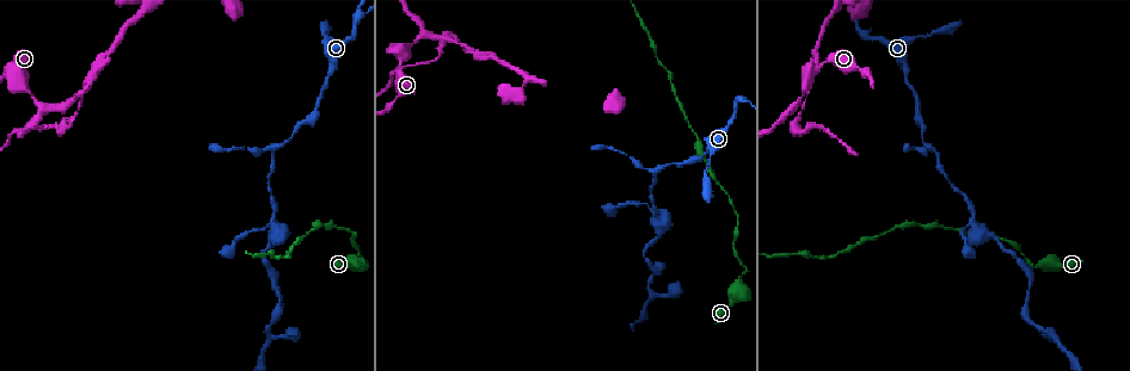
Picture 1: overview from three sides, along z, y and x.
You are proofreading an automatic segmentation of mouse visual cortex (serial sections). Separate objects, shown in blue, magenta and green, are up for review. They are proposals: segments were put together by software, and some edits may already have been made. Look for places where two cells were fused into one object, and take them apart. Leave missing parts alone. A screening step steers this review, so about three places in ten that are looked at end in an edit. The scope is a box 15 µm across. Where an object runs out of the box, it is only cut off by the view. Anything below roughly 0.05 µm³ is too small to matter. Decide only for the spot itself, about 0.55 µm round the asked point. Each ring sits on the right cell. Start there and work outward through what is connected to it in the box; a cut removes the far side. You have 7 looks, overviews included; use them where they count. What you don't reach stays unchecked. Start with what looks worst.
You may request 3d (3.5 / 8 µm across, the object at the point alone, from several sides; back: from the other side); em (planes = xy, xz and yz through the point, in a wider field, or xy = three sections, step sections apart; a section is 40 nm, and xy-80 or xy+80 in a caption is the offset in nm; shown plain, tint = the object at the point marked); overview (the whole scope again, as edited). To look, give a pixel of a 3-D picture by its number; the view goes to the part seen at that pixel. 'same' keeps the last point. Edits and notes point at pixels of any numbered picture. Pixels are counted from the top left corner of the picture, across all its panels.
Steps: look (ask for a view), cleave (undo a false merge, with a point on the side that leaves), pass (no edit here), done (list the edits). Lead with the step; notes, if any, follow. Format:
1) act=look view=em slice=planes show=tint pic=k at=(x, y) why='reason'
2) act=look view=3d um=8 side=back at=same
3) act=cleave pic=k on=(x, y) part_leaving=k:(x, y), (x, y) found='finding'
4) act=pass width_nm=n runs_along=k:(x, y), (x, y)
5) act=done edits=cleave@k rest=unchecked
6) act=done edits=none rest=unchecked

act=look view=3d um=3.5 pic=1 at=(272, 146) why='three arms meet'

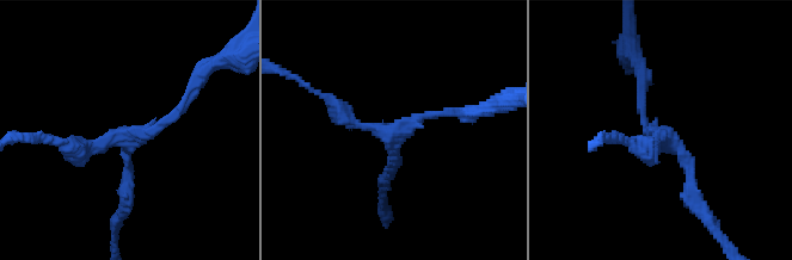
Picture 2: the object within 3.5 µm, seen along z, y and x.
act=look view=em slice=xy step=1 show=tint pic=2 at=(663, 140) arms=3 arm_widths_nm=150,200,250 why='need the tissue'

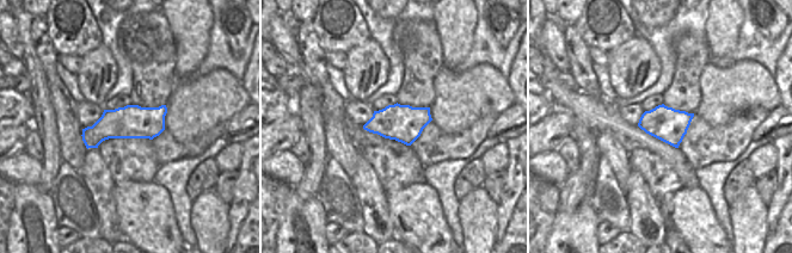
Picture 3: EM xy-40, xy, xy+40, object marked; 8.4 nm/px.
act=look view=em slice=xy step=5 show=tint at=same why='another direction'

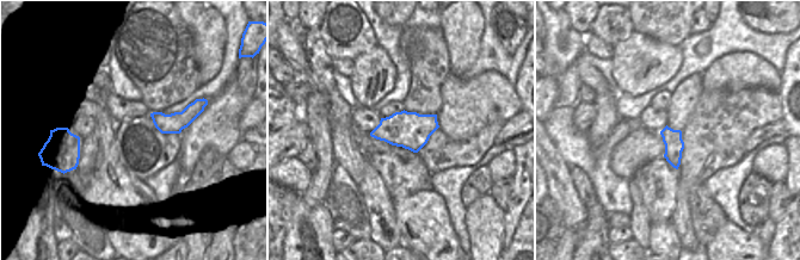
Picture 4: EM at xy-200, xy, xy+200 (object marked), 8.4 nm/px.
act=pass width_nm=320 runs_along=2:(186, 99), (124, 142), (124, 205) found='all the same cell'

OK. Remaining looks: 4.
act=look view=3d um=3.5 side=back pic=1 at=(275, 222) why='calibre changes'

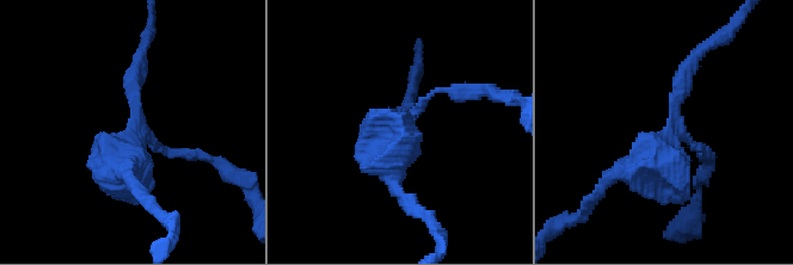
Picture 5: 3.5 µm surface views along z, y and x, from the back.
act=look view=em slice=xy step=2 show=tint pic=5 at=(673, 128) arms=3 arm_widths_nm=100,200,500

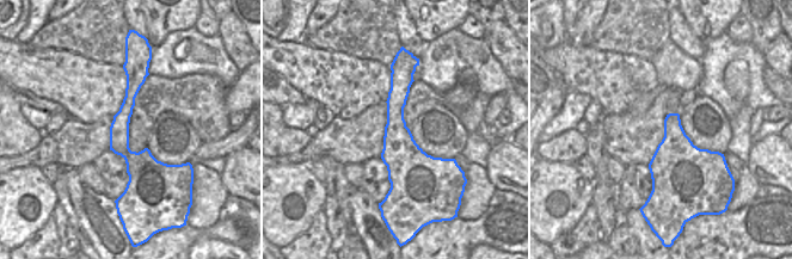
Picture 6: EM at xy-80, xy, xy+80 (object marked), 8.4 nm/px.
act=look view=em slice=xy step=1 show=tint at=same

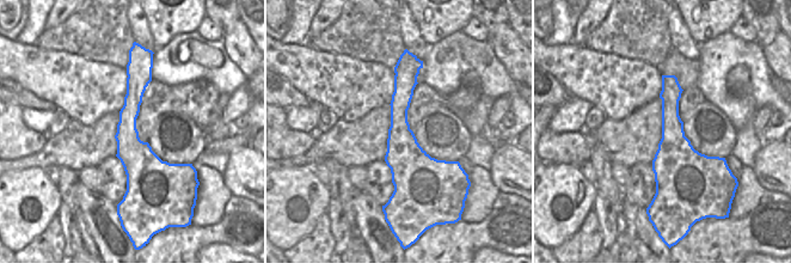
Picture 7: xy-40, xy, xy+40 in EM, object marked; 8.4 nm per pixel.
act=pass found='all the same cell'

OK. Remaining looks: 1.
act=done edits=none rest=unchecked

